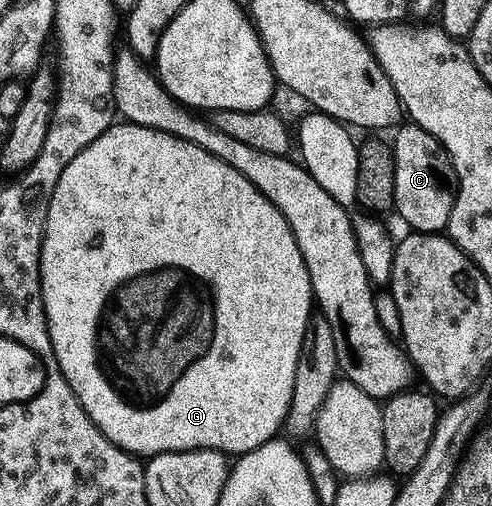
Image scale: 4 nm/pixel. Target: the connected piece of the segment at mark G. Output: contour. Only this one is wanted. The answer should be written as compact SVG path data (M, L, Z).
M126 120L113 124L101 136L97 136L97 140L93 140L93 144L89 144L89 148L85 148L81 152L77 152L77 156L73 156L69 168L65 168L65 172L61 172L61 180L57 180L57 188L53 188L53 200L49 204L49 216L45 224L43 247L39 257L39 279L43 289L43 307L47 313L49 336L60 372L65 376L69 388L73 388L73 392L77 396L81 408L89 416L89 420L93 420L93 424L110 442L126 450L127 453L136 456L144 456L143 454L154 456L182 450L220 450L222 454L238 456L248 454L250 450L255 450L261 444L272 441L284 427L287 409L289 409L293 396L293 380L298 352L301 351L302 337L307 331L307 324L313 315L313 295L309 272L305 268L303 257L293 240L293 232L289 228L285 216L281 216L281 212L277 212L275 205L252 182L245 180L245 176L241 176L241 172L237 172L237 168L217 160L217 156L205 152L205 148L197 148L197 144L189 144L177 136L169 136L160 130L138 126Z

